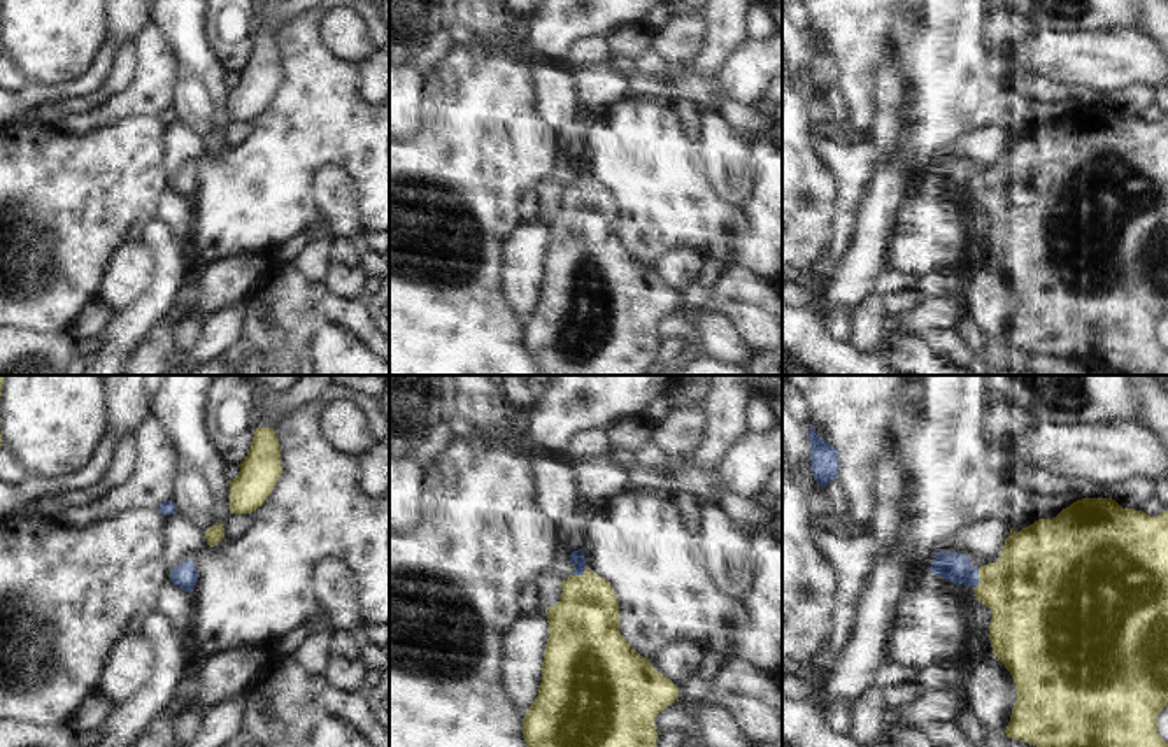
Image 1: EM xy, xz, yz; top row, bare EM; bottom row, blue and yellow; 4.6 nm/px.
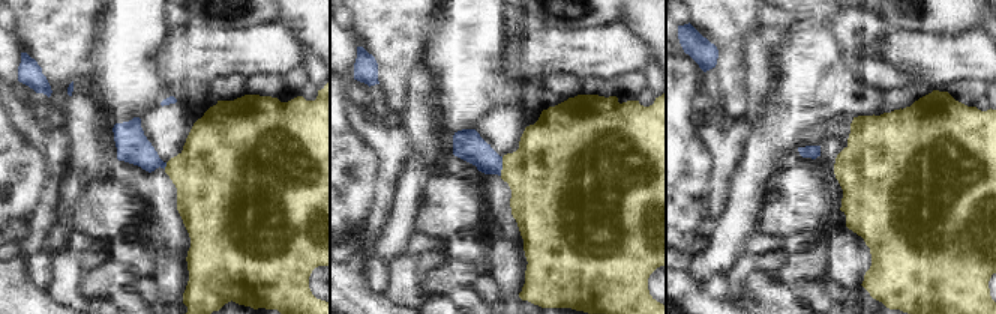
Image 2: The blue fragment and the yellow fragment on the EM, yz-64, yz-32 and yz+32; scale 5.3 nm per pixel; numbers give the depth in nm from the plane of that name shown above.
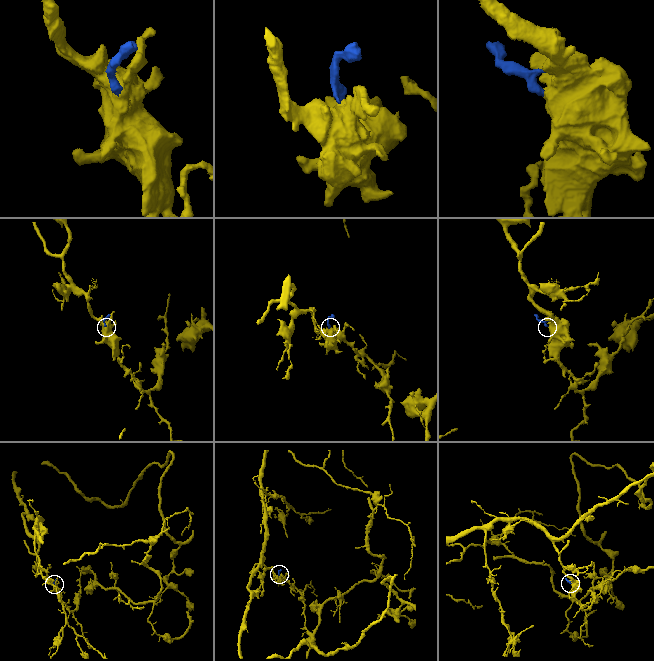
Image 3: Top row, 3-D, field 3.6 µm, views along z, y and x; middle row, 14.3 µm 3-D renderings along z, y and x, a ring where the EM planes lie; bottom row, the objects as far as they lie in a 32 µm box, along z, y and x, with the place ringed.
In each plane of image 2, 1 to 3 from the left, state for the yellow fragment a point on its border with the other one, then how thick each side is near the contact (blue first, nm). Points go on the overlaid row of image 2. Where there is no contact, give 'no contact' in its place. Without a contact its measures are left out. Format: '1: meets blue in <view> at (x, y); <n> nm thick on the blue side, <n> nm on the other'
1: meets blue in yz-64 at (165, 166); 180 nm thick on the blue side, 400 nm on the other
2: meets blue in yz-32 at (501, 166); 160 nm thick on the blue side, 420 nm on the other
3: no contact

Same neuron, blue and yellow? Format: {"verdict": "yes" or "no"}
{"verdict": "yes"}

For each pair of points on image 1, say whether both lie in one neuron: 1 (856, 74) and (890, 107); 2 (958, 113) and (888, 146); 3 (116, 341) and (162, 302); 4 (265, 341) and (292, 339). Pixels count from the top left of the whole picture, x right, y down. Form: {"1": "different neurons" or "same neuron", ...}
{"1": "different neurons", "2": "different neurons", "3": "same neuron", "4": "different neurons"}

